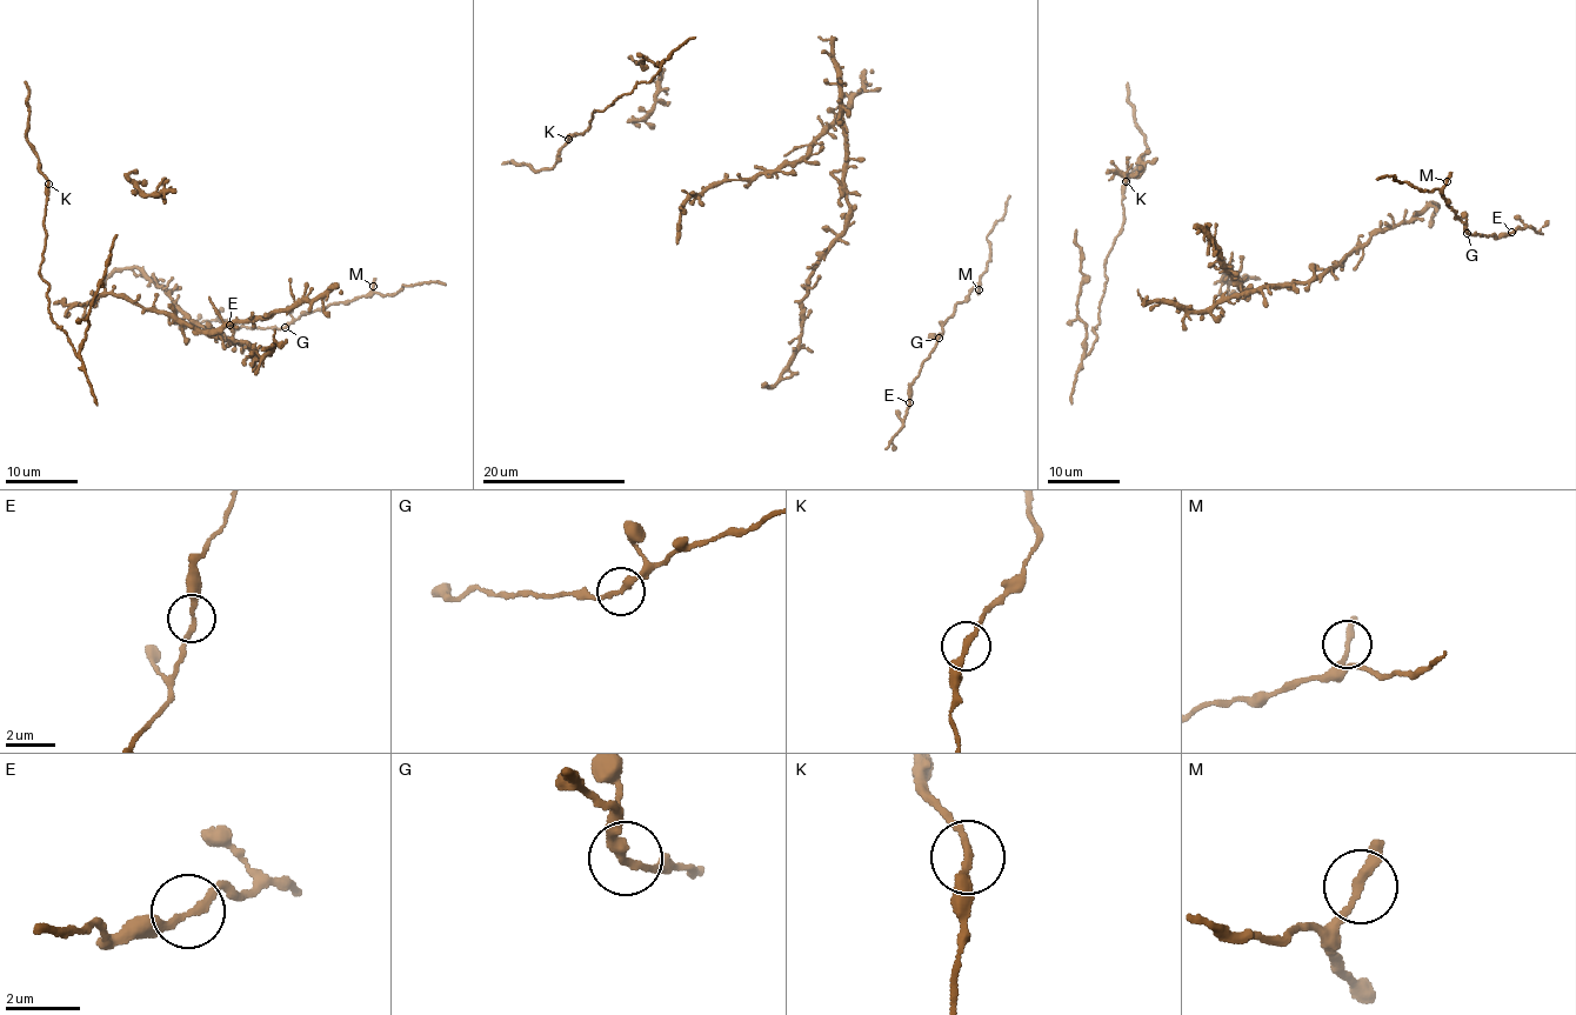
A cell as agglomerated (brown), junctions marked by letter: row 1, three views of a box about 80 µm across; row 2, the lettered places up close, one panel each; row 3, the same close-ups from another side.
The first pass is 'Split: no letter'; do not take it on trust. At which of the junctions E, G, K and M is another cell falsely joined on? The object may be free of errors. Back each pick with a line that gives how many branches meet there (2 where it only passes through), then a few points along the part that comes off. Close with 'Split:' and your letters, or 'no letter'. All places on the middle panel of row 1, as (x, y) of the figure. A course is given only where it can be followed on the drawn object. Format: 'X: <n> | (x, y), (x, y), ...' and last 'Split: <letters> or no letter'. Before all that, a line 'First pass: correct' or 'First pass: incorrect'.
First pass: correct
Split: no letter

